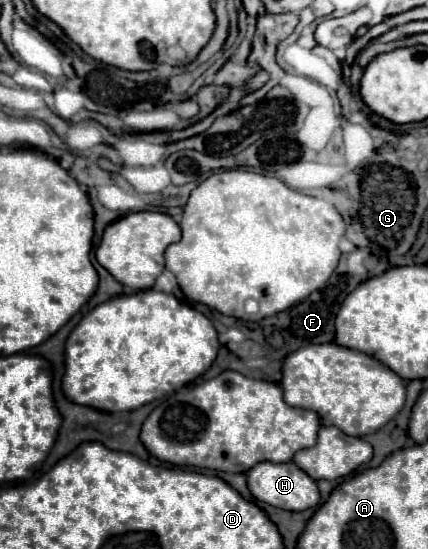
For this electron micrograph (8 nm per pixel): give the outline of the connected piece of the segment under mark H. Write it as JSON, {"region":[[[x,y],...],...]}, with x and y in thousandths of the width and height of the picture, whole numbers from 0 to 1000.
{"region":[[[633,840],[600,843],[591,854],[577,858],[577,880],[582,880],[582,894],[596,909],[629,916],[638,923],[652,923],[652,927],[671,927],[671,931],[713,931],[722,923],[736,923],[750,909],[741,876],[727,872],[713,858],[703,858],[685,840],[661,843],[661,847],[647,847]]]}

